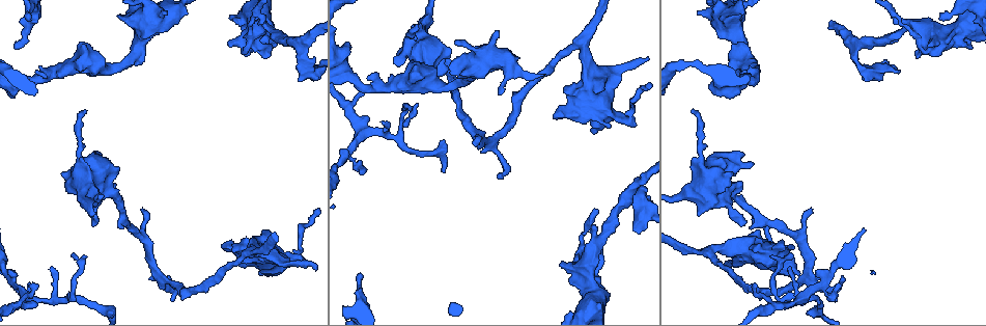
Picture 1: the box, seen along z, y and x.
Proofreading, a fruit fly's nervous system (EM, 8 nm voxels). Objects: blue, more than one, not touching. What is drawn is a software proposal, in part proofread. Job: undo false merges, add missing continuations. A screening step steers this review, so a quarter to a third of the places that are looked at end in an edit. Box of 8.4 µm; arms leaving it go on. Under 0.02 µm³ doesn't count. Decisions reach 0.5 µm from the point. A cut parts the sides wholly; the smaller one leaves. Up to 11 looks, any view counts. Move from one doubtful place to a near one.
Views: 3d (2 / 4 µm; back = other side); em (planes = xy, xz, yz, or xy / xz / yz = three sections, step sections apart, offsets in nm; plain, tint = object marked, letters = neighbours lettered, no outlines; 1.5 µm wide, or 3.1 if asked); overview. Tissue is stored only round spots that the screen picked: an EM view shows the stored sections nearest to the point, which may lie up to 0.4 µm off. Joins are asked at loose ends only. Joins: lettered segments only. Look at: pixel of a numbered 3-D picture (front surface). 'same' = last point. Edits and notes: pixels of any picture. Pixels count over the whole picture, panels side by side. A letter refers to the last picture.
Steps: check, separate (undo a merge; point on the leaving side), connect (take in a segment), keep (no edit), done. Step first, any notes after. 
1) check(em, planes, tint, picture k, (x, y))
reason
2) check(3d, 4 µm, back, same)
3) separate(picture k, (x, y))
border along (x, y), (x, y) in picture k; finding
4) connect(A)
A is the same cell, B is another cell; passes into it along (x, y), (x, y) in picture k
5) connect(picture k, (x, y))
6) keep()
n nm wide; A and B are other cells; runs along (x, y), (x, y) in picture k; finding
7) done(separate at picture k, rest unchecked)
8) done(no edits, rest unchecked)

check(em, xz, step 4, tint, picture 1, (813, 209))
branch stops here

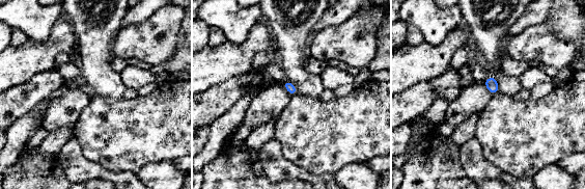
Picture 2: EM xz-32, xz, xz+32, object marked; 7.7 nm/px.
check(em, planes, letters, same)

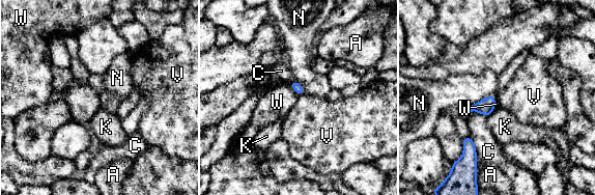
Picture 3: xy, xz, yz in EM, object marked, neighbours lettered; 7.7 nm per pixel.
keep()
A, C, K, N, V and W are other cells; border along (304, 92), (299, 95) in picture 3; none of them fits

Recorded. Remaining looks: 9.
check(3d, 2 µm, picture 1, (350, 73))

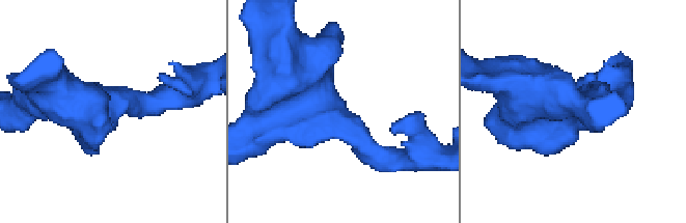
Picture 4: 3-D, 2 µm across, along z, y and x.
check(em, xz, step 8, tint, picture 4, (338, 116))

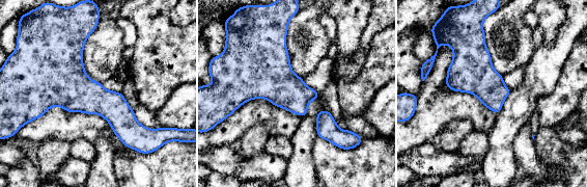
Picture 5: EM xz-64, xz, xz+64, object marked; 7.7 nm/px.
check(em, planes, letters, same)
cut it another way

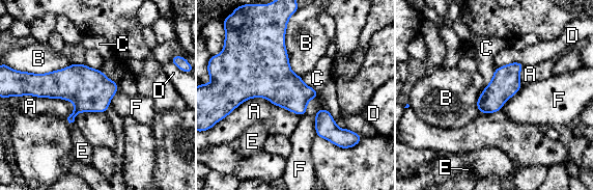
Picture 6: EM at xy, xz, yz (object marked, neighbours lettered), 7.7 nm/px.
keep()
220 nm wide; A, B, C, D, E and F are other cells; all the same cell

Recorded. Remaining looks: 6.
check(3d, 2 µm, back, picture 1, (36, 284))
branch stops here

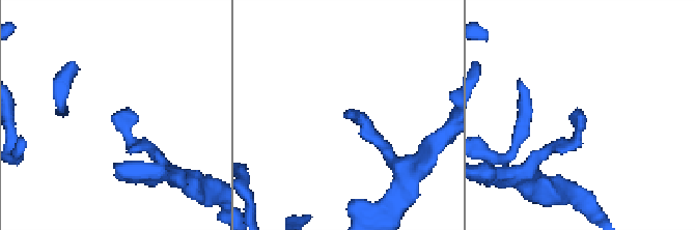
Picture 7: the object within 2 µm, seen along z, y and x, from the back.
check(em, xz, step 4, letters, picture 7, (582, 117))

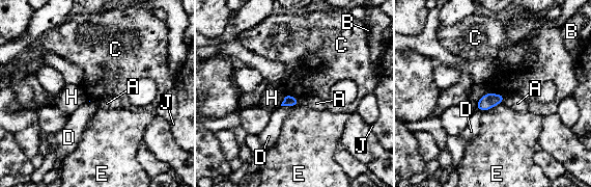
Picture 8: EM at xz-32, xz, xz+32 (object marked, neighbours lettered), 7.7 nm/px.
keep()
A, B, C, D, E, H and J are other cells; border along (489, 91), (506, 97) in picture 8; none of them fits

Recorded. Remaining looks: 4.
check(3d, 2 µm, picture 1, (691, 112))
an open end

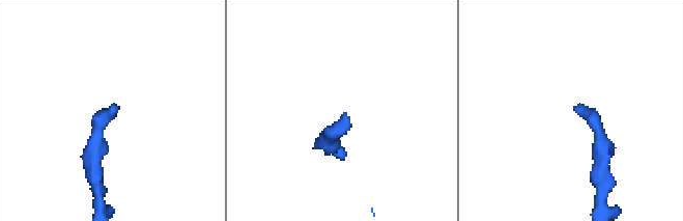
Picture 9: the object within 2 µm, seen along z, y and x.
check(em, xy, step 8, letters, picture 9, (115, 105))
shape alone is not enough

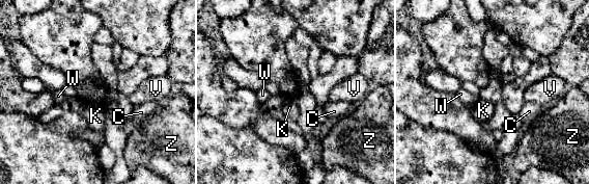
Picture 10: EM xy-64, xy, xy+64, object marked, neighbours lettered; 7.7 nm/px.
check(em, planes, letters, same)

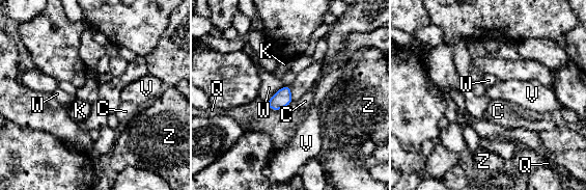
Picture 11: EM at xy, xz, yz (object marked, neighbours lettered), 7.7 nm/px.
keep()
C, K, Q, V, W and Z are other cells; border along (279, 88), (266, 102) in picture 11; none of them fits

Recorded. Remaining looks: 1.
done(no edits, rest unchecked)

